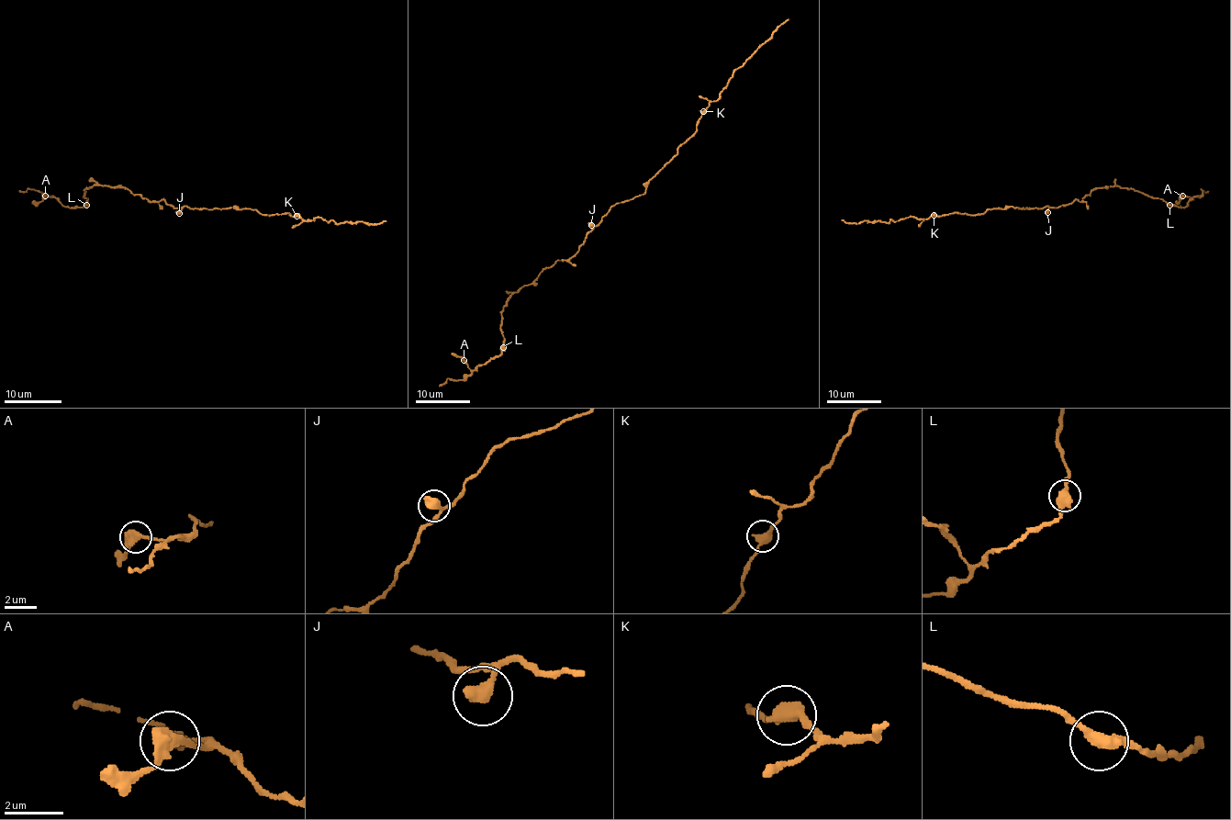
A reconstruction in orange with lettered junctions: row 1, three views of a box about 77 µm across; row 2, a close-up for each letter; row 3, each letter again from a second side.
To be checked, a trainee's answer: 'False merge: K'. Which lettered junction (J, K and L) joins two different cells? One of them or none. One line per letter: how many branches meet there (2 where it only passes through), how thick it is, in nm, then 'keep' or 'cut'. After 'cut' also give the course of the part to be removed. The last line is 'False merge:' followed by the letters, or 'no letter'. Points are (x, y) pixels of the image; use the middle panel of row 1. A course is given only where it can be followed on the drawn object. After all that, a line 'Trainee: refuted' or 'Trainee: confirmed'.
J: 2 branches meet; 420 nm thick; keep
K: 2 branches meet; 400 nm thick; keep
L: 2 branches meet; 440 nm thick; cut; foreign part runs (503, 346), (497, 356), (463, 379), (447, 379), (440, 386)
False merge: L
Trainee: refuted

